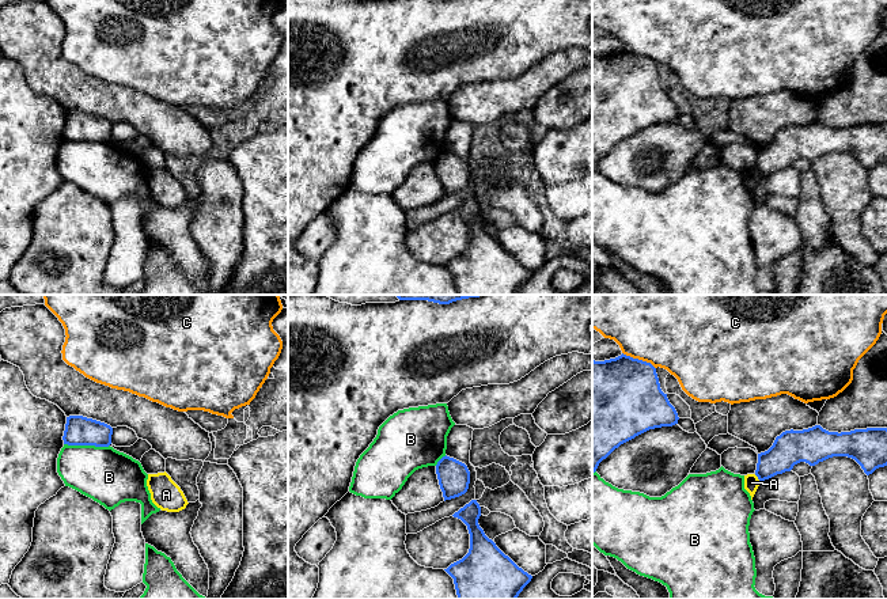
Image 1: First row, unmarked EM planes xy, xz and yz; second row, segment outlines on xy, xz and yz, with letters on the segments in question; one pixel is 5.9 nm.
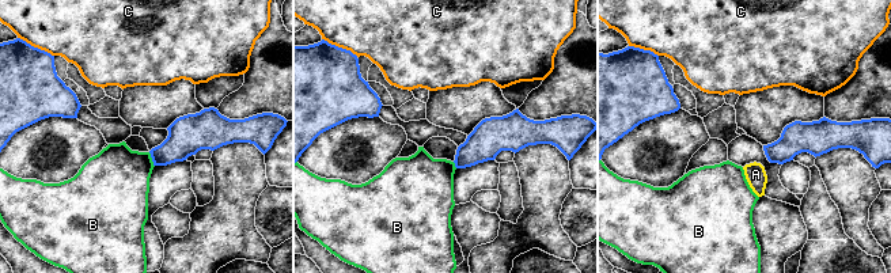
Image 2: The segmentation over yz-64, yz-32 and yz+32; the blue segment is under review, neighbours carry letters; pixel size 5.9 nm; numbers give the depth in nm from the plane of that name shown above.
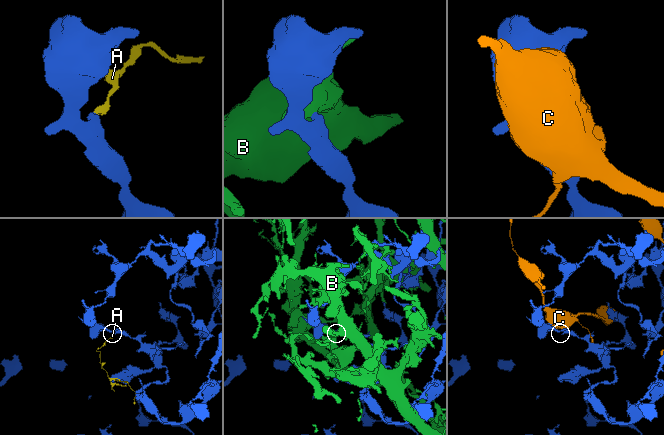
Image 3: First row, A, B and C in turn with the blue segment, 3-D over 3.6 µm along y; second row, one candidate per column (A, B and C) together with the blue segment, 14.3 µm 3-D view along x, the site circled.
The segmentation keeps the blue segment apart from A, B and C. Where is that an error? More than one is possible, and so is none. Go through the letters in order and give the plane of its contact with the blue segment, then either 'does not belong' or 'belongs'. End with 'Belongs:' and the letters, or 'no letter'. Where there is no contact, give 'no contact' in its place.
A: contact in yz; does not belong
B: contact in xy; does not belong
C: contact in yz; does not belong
Belongs: no letter

